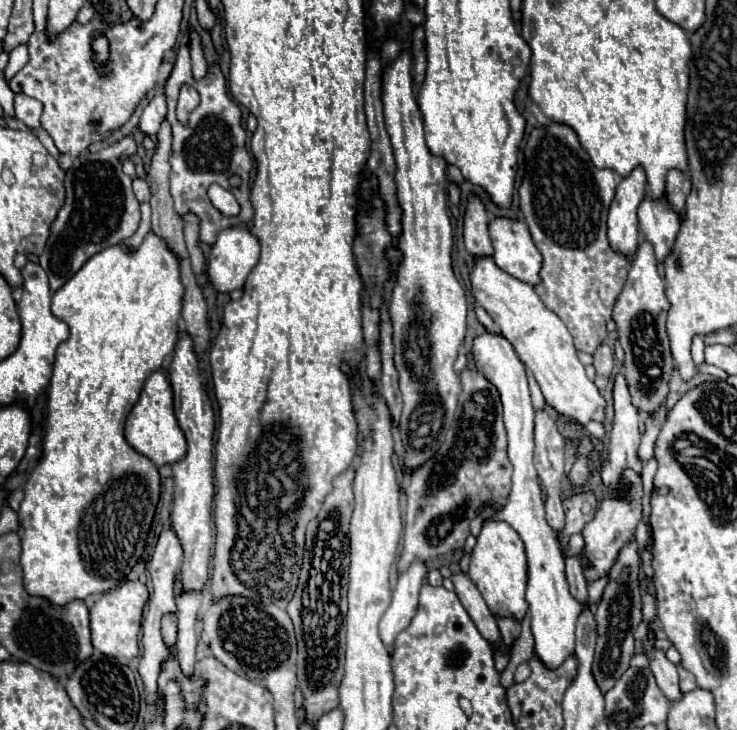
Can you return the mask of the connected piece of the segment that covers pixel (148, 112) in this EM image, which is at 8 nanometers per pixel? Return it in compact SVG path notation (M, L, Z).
M157 94L141 114L141 120L139 120L141 132L155 136L159 132L163 120L165 120L165 114L167 114L167 96Z

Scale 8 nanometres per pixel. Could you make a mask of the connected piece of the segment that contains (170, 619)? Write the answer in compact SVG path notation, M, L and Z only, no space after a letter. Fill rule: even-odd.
M175 614L165 616L163 618L163 638L167 640L167 644L171 646L171 650L175 650L175 638L177 638L177 624L175 624Z

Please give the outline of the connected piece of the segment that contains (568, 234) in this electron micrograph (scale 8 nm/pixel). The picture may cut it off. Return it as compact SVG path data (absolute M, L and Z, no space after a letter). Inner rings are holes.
M555 122L529 132L523 144L523 158L525 174L519 186L519 208L525 216L533 242L543 256L539 272L541 282L533 288L543 304L565 322L569 334L573 336L575 348L591 354L607 338L605 324L611 320L615 296L619 296L619 288L623 288L623 280L627 280L629 258L621 252L615 252L607 240L607 212L617 186L615 172L599 170L581 146L575 130L567 124Z

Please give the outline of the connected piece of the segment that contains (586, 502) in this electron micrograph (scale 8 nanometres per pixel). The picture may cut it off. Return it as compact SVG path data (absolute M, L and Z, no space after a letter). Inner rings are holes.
M581 490L581 492L575 492L573 496L565 498L563 508L565 508L565 528L559 538L565 546L569 542L569 536L581 532L583 526L595 516L597 498L595 498L593 490Z

